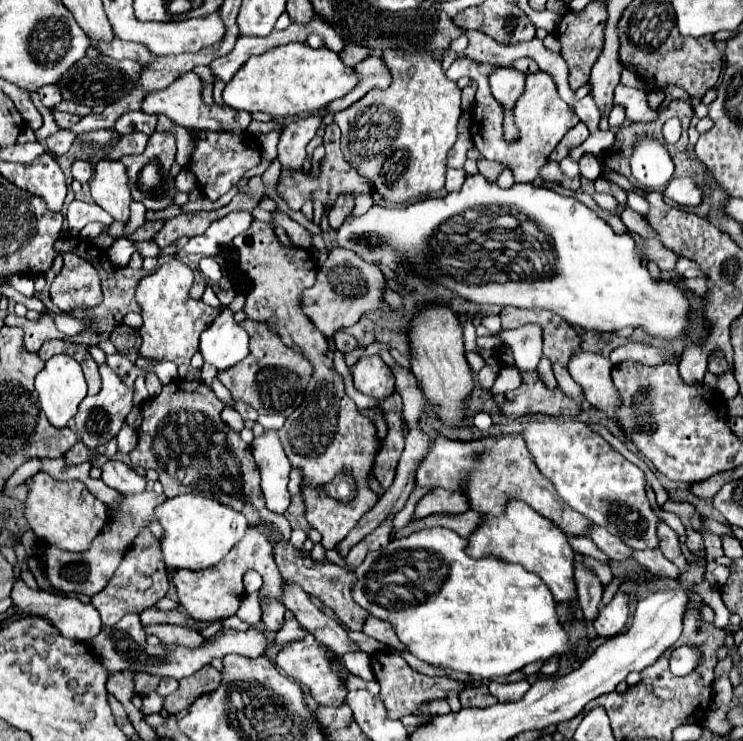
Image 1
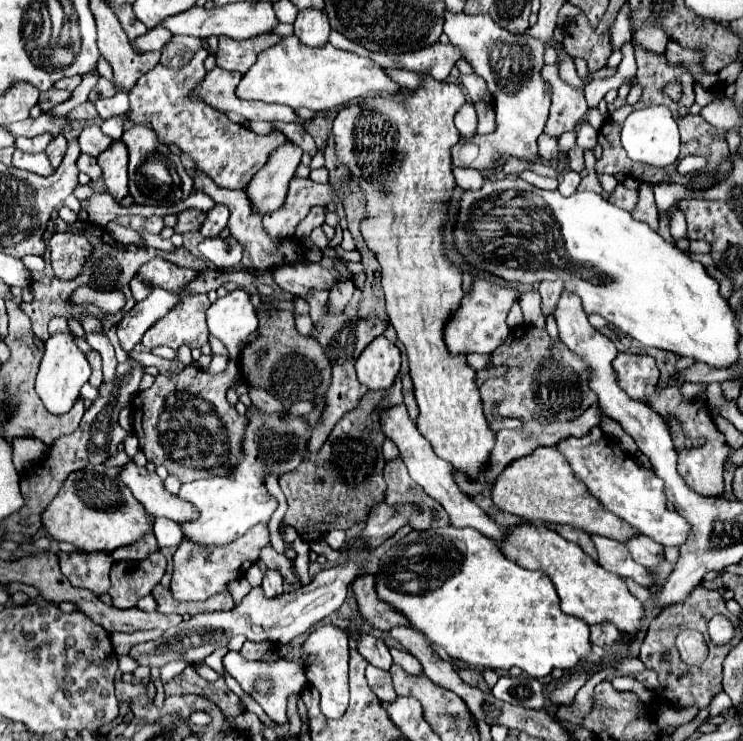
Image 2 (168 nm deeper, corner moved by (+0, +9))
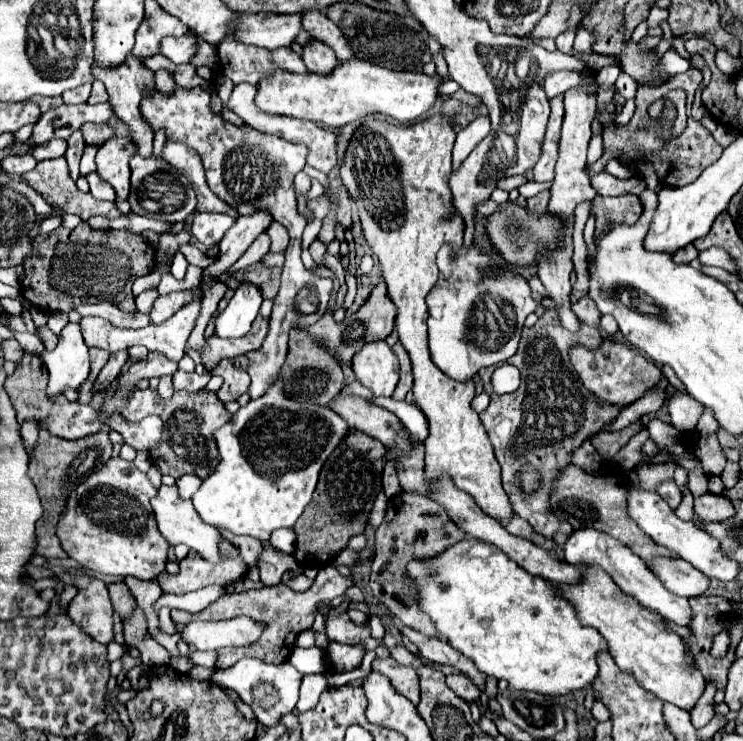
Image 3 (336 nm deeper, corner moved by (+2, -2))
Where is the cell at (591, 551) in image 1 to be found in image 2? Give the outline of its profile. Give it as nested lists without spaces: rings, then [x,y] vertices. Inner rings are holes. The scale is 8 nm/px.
[[[591,535],[591,539],[599,553],[599,565],[603,569],[617,573],[621,577],[631,577],[633,581],[637,581],[643,587],[653,585],[651,573],[643,565],[639,565],[631,559],[627,549],[623,549],[623,543],[609,539],[609,537],[601,537],[601,535]]]

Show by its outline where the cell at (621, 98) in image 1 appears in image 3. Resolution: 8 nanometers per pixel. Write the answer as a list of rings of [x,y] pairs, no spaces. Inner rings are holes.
[[[528,181],[524,185],[518,188],[520,195],[524,196],[525,198],[531,198],[538,194],[539,192],[543,191],[544,189],[550,189],[552,182],[547,183],[536,183],[535,181]]]

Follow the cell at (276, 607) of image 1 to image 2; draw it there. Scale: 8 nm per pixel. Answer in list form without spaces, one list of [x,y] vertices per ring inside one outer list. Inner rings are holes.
[[[269,569],[261,587],[265,591],[265,597],[271,597],[271,599],[279,597],[283,593],[283,579],[279,577],[279,573],[275,573],[275,571]]]

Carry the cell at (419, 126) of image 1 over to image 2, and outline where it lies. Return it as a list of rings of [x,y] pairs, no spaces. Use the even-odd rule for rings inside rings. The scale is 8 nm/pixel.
[[[421,73],[421,83],[405,97],[365,97],[361,103],[343,107],[333,121],[333,135],[337,143],[339,161],[357,177],[361,191],[367,197],[367,219],[361,221],[361,235],[367,247],[375,251],[383,269],[383,291],[387,299],[389,323],[397,331],[397,339],[405,345],[415,397],[419,405],[417,429],[431,443],[433,451],[463,471],[469,479],[487,465],[489,451],[495,445],[495,435],[487,427],[479,389],[475,383],[477,371],[467,363],[467,355],[449,353],[443,331],[461,305],[461,273],[449,263],[441,247],[441,227],[445,223],[447,199],[455,187],[451,173],[451,147],[461,139],[453,117],[465,103],[463,89],[455,83],[433,79]]]

